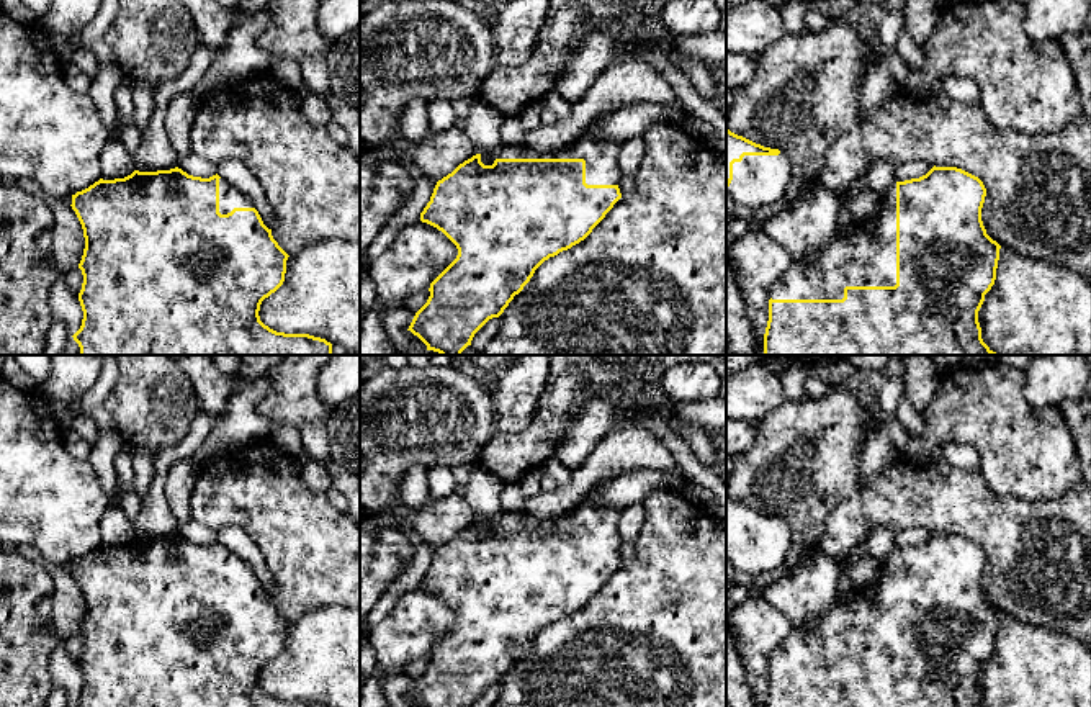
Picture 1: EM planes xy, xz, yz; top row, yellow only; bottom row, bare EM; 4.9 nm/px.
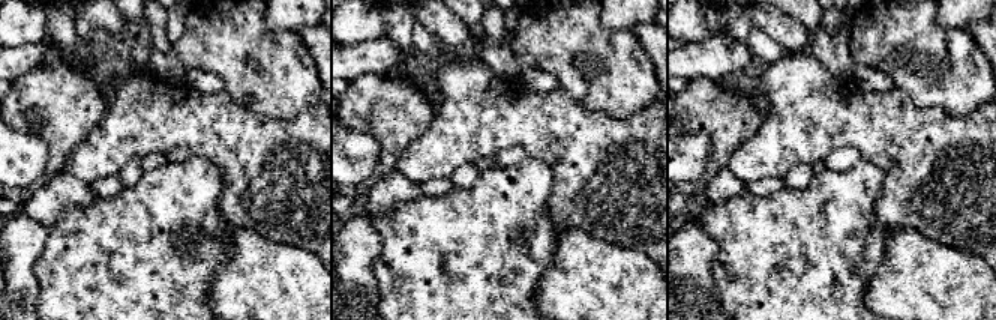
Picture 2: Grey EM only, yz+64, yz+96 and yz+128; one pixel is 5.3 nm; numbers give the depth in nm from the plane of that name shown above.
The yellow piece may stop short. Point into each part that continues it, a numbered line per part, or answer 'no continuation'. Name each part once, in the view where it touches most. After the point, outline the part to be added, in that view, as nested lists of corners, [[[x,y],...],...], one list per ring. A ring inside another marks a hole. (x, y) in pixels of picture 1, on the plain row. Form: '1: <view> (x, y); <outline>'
1: yz (861, 619); [[[896,548],[880,565],[878,576],[865,588],[842,586],[824,610],[819,627],[793,627],[785,642],[769,658],[772,666],[842,666],[846,653],[896,651]]]

